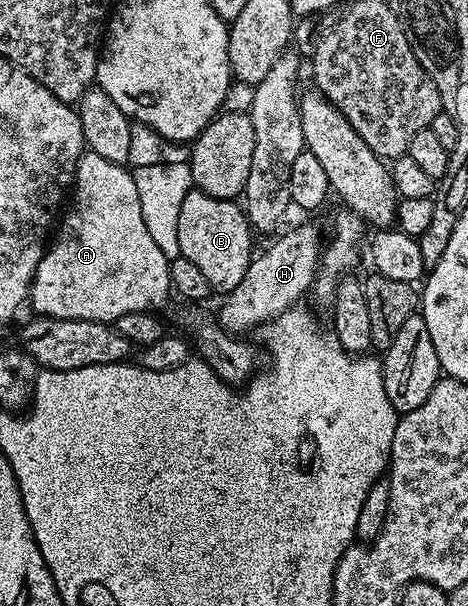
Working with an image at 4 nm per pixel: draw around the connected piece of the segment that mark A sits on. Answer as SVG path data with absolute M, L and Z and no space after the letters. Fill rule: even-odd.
M86 150L77 161L77 169L74 173L74 184L71 193L73 201L66 208L62 216L61 234L57 237L57 242L52 242L51 247L46 248L45 254L41 257L39 267L33 276L33 286L29 289L29 301L33 305L33 313L43 317L58 317L59 319L87 319L88 321L104 321L106 323L116 323L123 315L131 315L131 311L161 311L165 305L165 300L171 297L169 263L170 260L165 257L160 250L158 243L152 239L147 229L145 219L142 213L137 185L135 185L132 172L122 165L111 163L110 160L103 159L101 155L95 155L94 152Z

